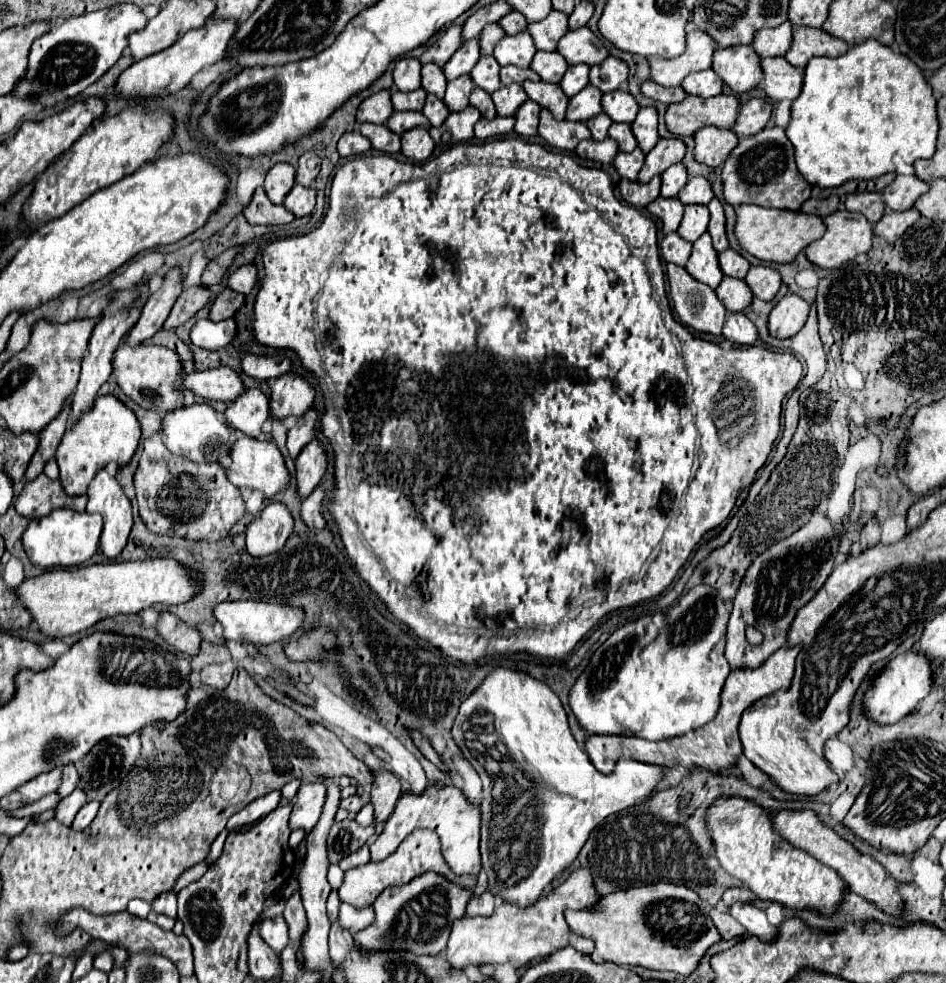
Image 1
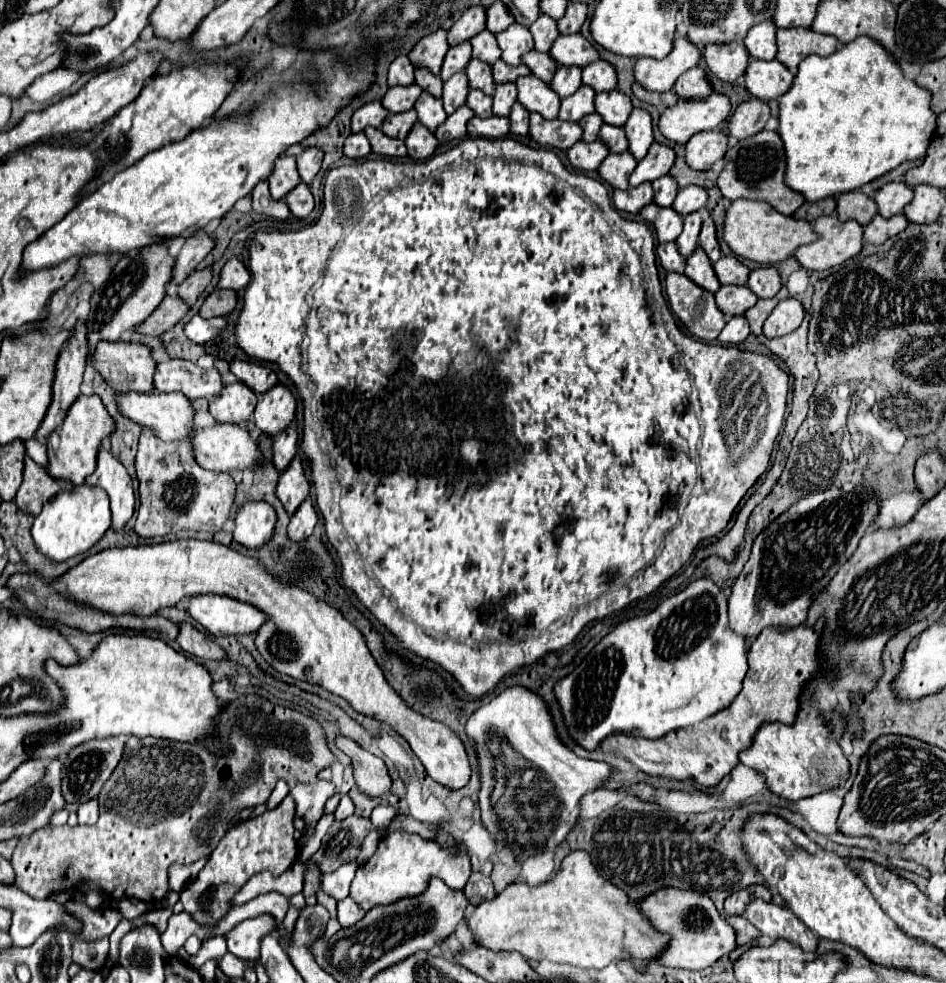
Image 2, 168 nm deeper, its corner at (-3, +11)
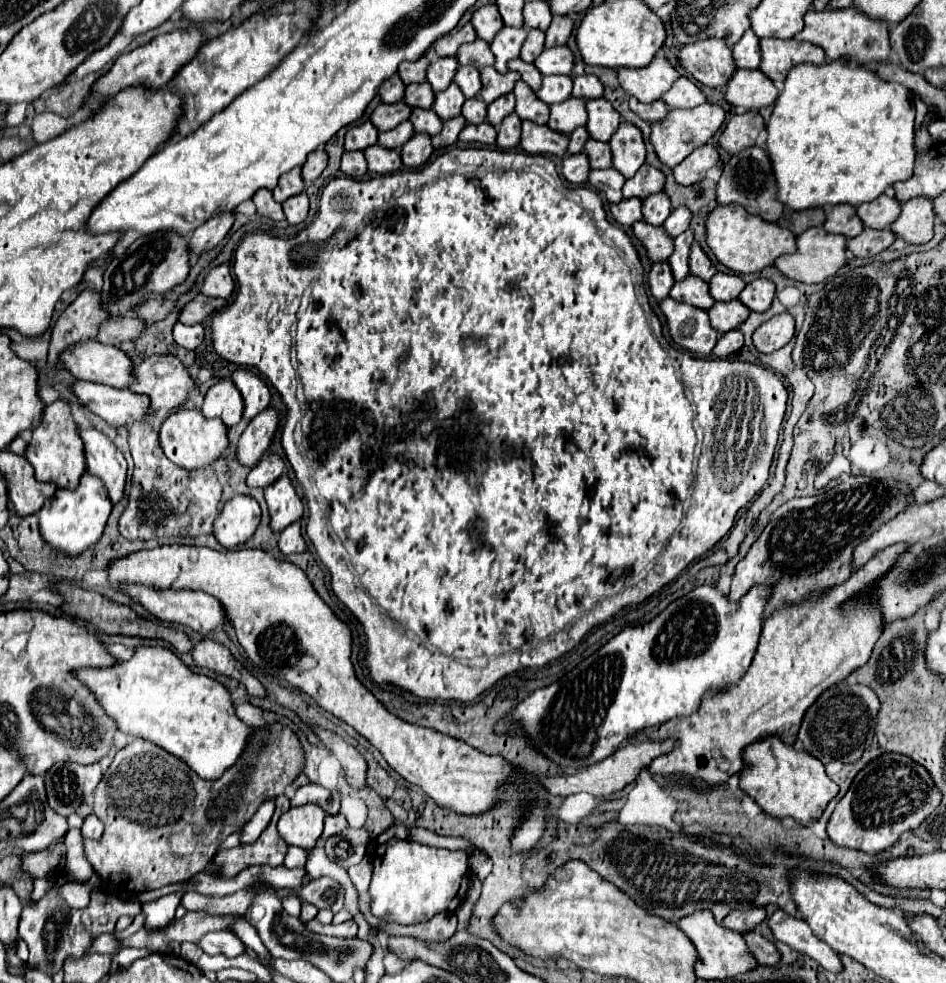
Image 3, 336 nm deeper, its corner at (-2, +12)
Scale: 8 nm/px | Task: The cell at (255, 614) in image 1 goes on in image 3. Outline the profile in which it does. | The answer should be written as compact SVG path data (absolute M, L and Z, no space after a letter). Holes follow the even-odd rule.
M121 584L119 586L133 602L141 604L149 614L159 618L161 622L171 622L171 624L183 624L191 630L197 630L201 634L209 634L211 630L219 628L225 624L225 614L221 614L221 602L217 602L211 594L205 592L195 592L195 590L157 590L151 586L141 586L141 584Z

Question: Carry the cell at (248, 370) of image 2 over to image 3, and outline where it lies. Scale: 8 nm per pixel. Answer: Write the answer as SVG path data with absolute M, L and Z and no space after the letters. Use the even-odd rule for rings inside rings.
M239 368L233 372L233 382L243 396L243 406L245 406L243 408L243 420L247 420L247 422L253 420L259 412L263 412L269 406L269 402L271 402L269 388L253 372Z

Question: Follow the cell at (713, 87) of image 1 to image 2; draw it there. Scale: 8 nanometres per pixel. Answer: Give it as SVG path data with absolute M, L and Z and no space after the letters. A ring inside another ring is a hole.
M692 67L676 79L674 91L678 93L680 99L704 99L712 93L712 85L704 69Z

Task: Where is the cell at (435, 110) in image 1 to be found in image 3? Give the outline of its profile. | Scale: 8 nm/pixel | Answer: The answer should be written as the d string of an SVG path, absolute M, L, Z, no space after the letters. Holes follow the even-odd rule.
M413 110L411 112L411 124L415 128L415 132L423 132L429 136L435 136L441 132L441 118L437 114L433 114L433 110Z

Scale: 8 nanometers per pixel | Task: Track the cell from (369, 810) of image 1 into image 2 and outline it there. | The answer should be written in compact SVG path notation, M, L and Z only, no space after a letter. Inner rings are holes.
M378 805L378 807L374 807L370 821L374 823L374 827L382 827L382 825L388 825L396 813L398 813L398 809L394 809L392 805Z

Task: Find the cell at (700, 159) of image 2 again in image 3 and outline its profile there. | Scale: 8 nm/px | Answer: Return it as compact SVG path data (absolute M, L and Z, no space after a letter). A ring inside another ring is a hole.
M711 144L701 146L701 150L695 150L693 154L689 154L689 158L685 158L685 162L681 162L679 166L673 168L673 176L675 182L679 186L693 186L697 182L701 182L705 178L705 172L715 166L719 160L717 148Z

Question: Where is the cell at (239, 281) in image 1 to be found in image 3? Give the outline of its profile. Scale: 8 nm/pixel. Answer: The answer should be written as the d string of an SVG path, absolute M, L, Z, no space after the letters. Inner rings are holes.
M221 264L217 268L211 268L205 276L201 294L209 296L209 298L229 298L233 292L233 278L231 278L231 270L229 264Z

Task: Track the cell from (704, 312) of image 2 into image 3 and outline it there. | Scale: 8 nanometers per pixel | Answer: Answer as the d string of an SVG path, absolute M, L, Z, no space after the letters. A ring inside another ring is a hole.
M673 298L661 302L659 308L665 316L671 340L679 348L703 356L711 354L717 342L717 332L709 326L707 312L693 310L693 306L685 306L683 302L673 302Z

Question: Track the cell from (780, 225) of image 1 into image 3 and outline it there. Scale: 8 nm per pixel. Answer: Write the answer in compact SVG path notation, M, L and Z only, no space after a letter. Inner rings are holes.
M737 204L713 208L705 220L705 230L707 246L711 248L715 258L735 274L761 272L763 268L771 266L781 254L793 254L793 250L797 250L795 234L791 230L781 228L773 222L761 222Z

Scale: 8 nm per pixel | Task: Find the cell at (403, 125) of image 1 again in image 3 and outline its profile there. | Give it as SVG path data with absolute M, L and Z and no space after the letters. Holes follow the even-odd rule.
M401 122L397 128L389 130L389 132L381 132L379 134L379 144L383 148L389 148L389 150L395 150L395 148L401 148L409 138L413 136L413 126L411 122Z

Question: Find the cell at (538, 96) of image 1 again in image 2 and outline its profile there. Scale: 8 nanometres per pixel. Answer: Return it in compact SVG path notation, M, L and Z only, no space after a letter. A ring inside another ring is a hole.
M526 75L516 81L518 101L528 107L528 111L538 111L546 119L556 119L560 111L560 97L548 83L536 79L536 75Z

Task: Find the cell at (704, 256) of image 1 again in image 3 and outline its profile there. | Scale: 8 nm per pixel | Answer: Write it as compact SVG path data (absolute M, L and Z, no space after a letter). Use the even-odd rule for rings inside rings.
M689 276L681 282L675 282L675 286L671 288L671 298L701 310L709 310L715 304L713 298L709 298L707 282L697 282L697 278L689 278Z

